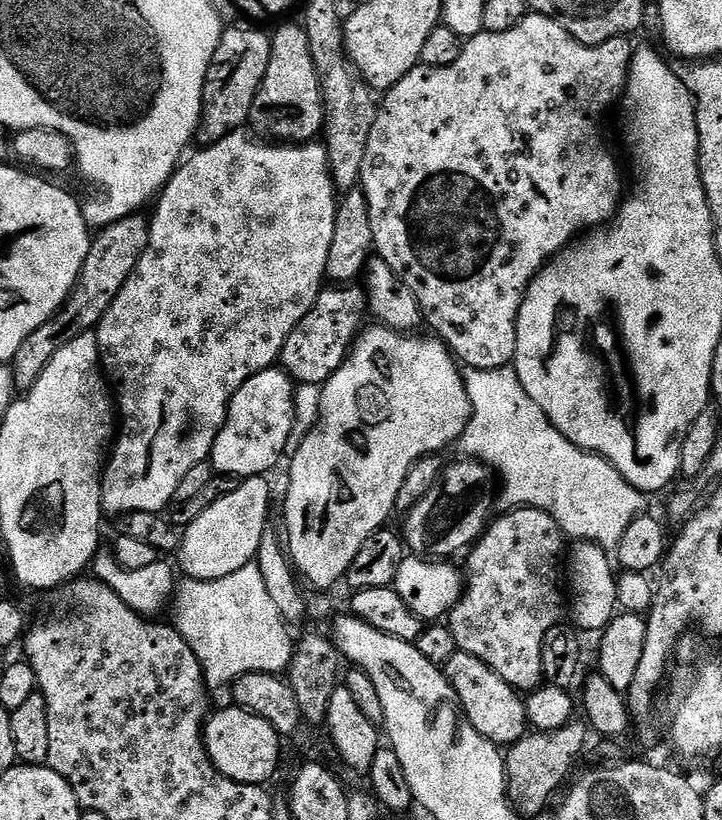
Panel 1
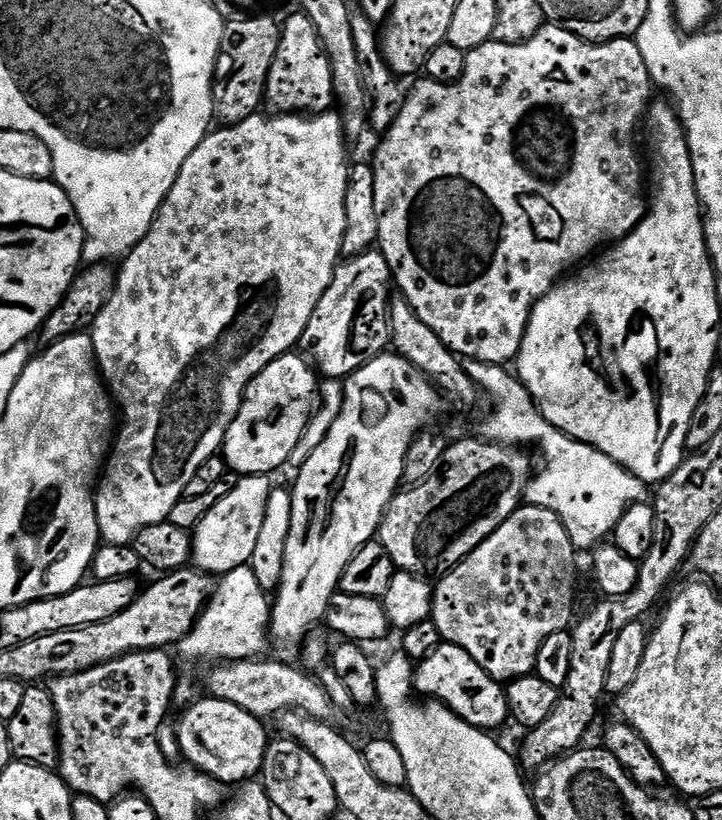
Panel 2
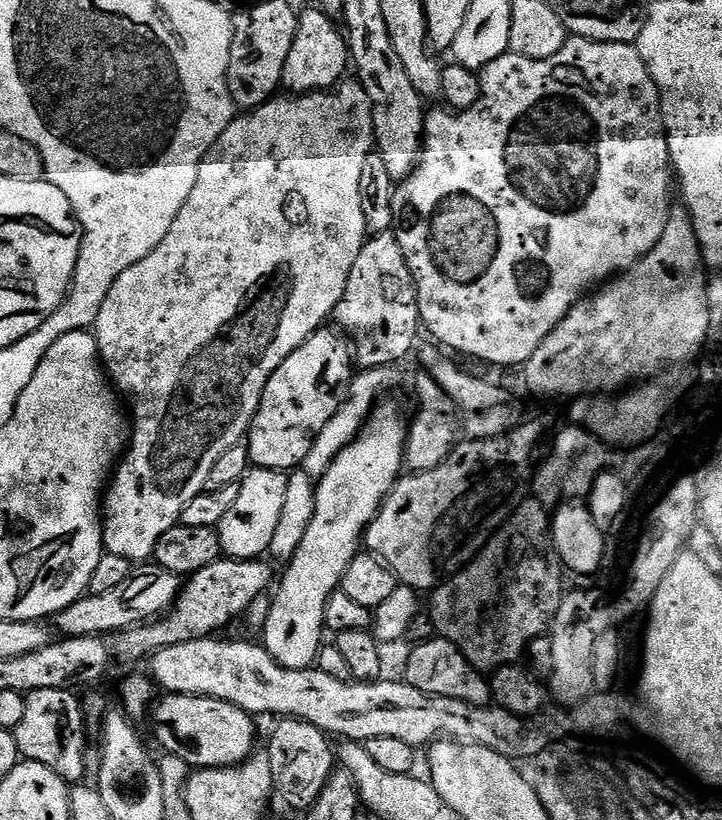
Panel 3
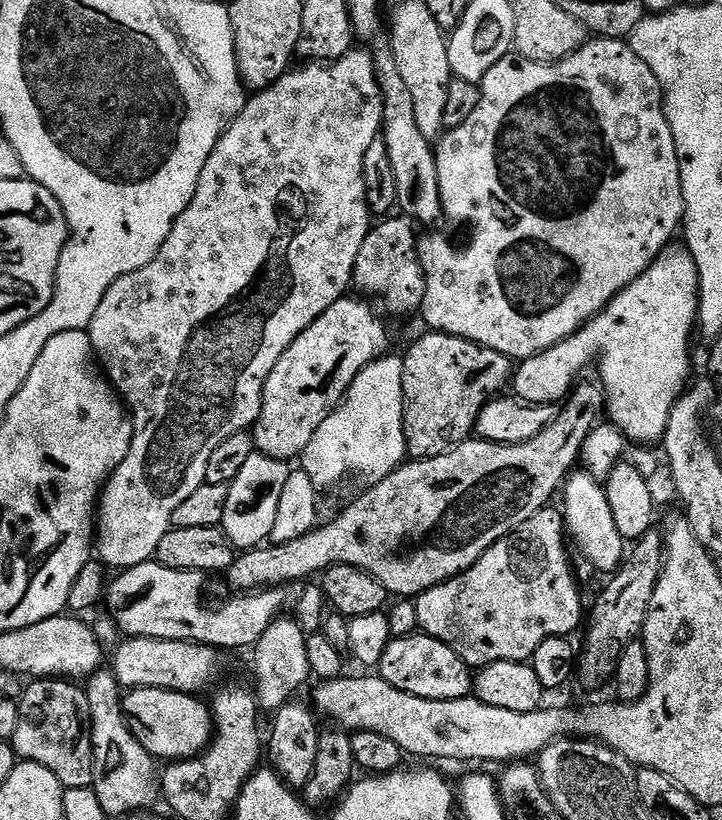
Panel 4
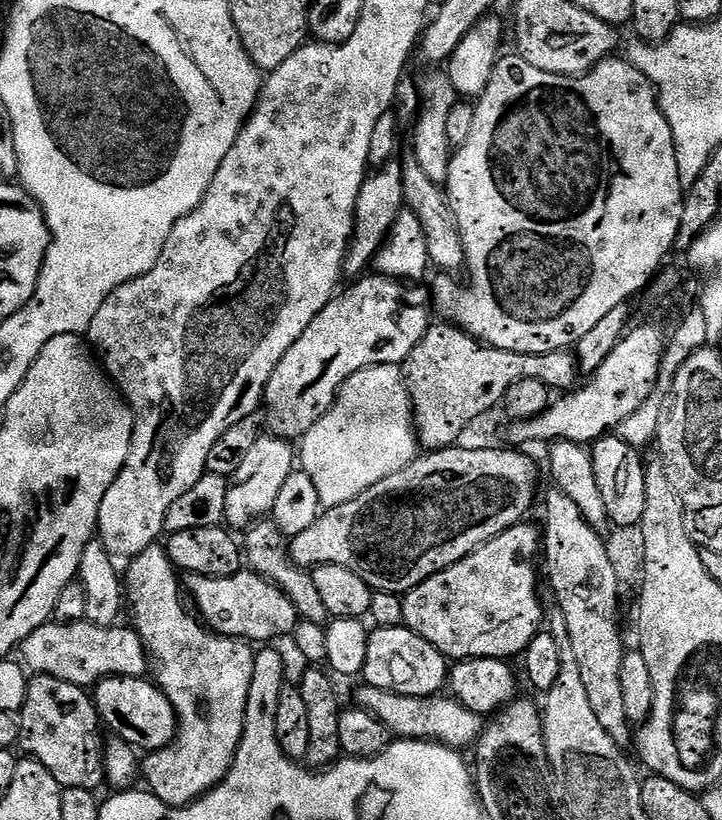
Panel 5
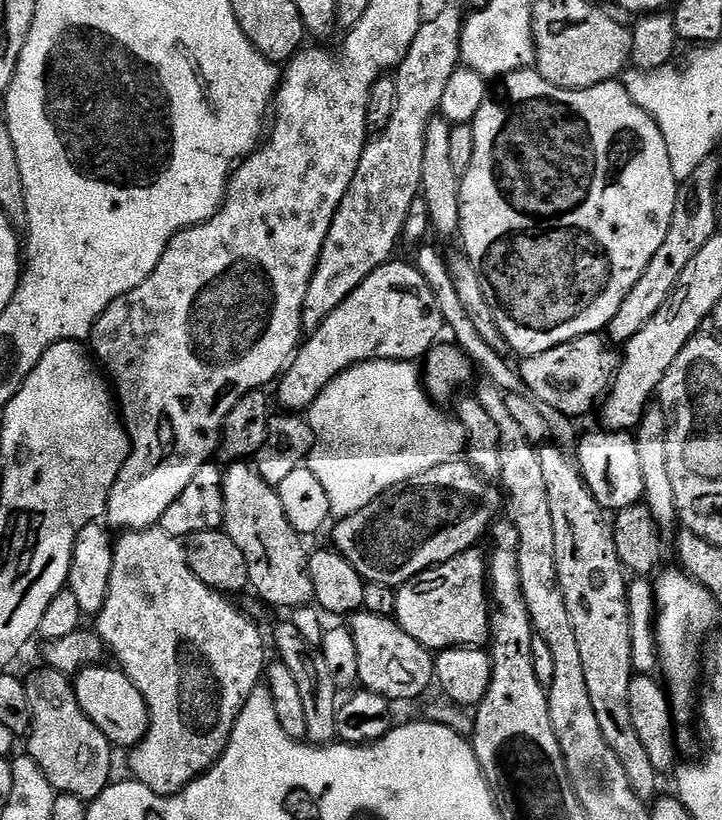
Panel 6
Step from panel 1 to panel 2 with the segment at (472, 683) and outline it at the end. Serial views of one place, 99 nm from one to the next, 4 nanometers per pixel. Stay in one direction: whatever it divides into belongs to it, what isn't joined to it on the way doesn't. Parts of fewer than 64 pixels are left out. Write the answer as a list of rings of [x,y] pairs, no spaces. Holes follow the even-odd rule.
[[[440,643],[438,650],[430,654],[430,658],[419,661],[414,668],[414,684],[425,693],[425,697],[440,701],[454,714],[458,714],[475,728],[496,730],[504,723],[509,723],[508,693],[501,681],[494,679],[462,646]]]

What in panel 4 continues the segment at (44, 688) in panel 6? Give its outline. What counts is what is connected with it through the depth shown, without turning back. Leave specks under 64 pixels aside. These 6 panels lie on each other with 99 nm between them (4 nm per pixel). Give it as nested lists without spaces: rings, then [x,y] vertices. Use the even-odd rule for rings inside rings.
[[[36,678],[24,692],[24,697],[19,697],[18,703],[18,731],[10,742],[17,757],[21,761],[46,766],[54,778],[63,788],[91,788],[94,778],[92,765],[92,715],[88,693],[79,683],[68,678]]]

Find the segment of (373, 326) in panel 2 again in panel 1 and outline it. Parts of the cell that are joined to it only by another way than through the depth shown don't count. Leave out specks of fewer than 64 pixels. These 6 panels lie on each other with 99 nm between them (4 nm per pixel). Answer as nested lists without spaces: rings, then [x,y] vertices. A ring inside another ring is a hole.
[[[328,286],[321,291],[316,304],[294,326],[280,351],[279,367],[292,377],[297,385],[316,384],[322,386],[344,364],[352,350],[356,337],[365,327],[369,315],[368,298],[360,286]]]

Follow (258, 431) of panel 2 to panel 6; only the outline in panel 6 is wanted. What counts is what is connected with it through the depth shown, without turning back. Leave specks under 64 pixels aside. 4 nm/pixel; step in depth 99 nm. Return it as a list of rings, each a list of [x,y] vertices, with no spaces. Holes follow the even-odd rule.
[[[399,258],[393,259],[378,266],[317,331],[301,343],[279,377],[280,400],[288,407],[285,409],[303,413],[340,372],[371,360],[419,361],[441,339],[440,331],[443,333],[445,328],[434,290],[430,290],[415,263],[403,264]]]

